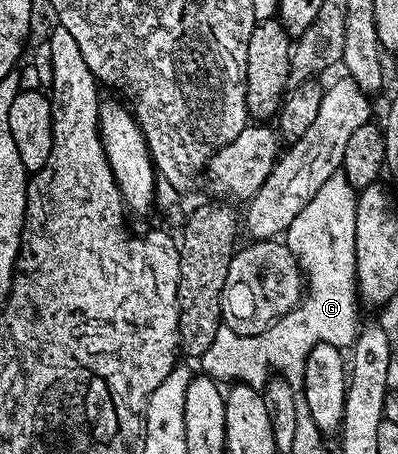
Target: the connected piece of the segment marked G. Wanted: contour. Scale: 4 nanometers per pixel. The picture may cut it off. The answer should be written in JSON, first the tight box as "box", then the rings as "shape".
{"box":[199,175,359,391],"shape":[[[344,175],[333,176],[314,197],[303,211],[296,215],[283,234],[283,243],[291,251],[291,255],[298,265],[303,267],[303,296],[297,303],[294,312],[283,315],[273,324],[271,329],[263,331],[254,337],[239,337],[235,331],[224,327],[215,331],[215,339],[211,347],[203,351],[199,359],[200,372],[221,383],[240,383],[250,385],[252,389],[264,390],[265,382],[270,380],[271,372],[280,375],[289,382],[289,386],[297,391],[305,384],[305,364],[311,347],[319,343],[334,345],[345,351],[356,341],[359,332],[357,309],[359,298],[357,295],[357,260],[355,259],[355,215],[357,214],[357,194],[352,183]]]}

